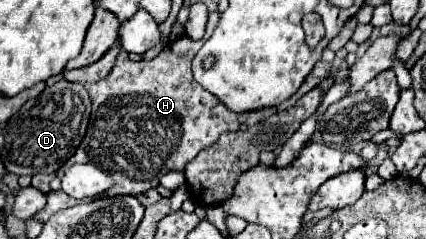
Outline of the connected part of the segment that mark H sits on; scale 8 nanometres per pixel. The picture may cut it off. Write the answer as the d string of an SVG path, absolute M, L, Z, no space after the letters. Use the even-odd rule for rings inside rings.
M176 39L150 61L132 61L126 51L120 51L108 77L84 85L92 99L90 127L78 151L64 167L90 161L108 171L116 181L105 196L136 197L158 187L164 173L184 171L186 163L190 163L200 149L216 143L220 133L236 131L242 123L252 125L272 115L274 111L252 111L248 115L230 113L214 95L208 95L208 91L194 81L190 63L202 43L204 39Z

